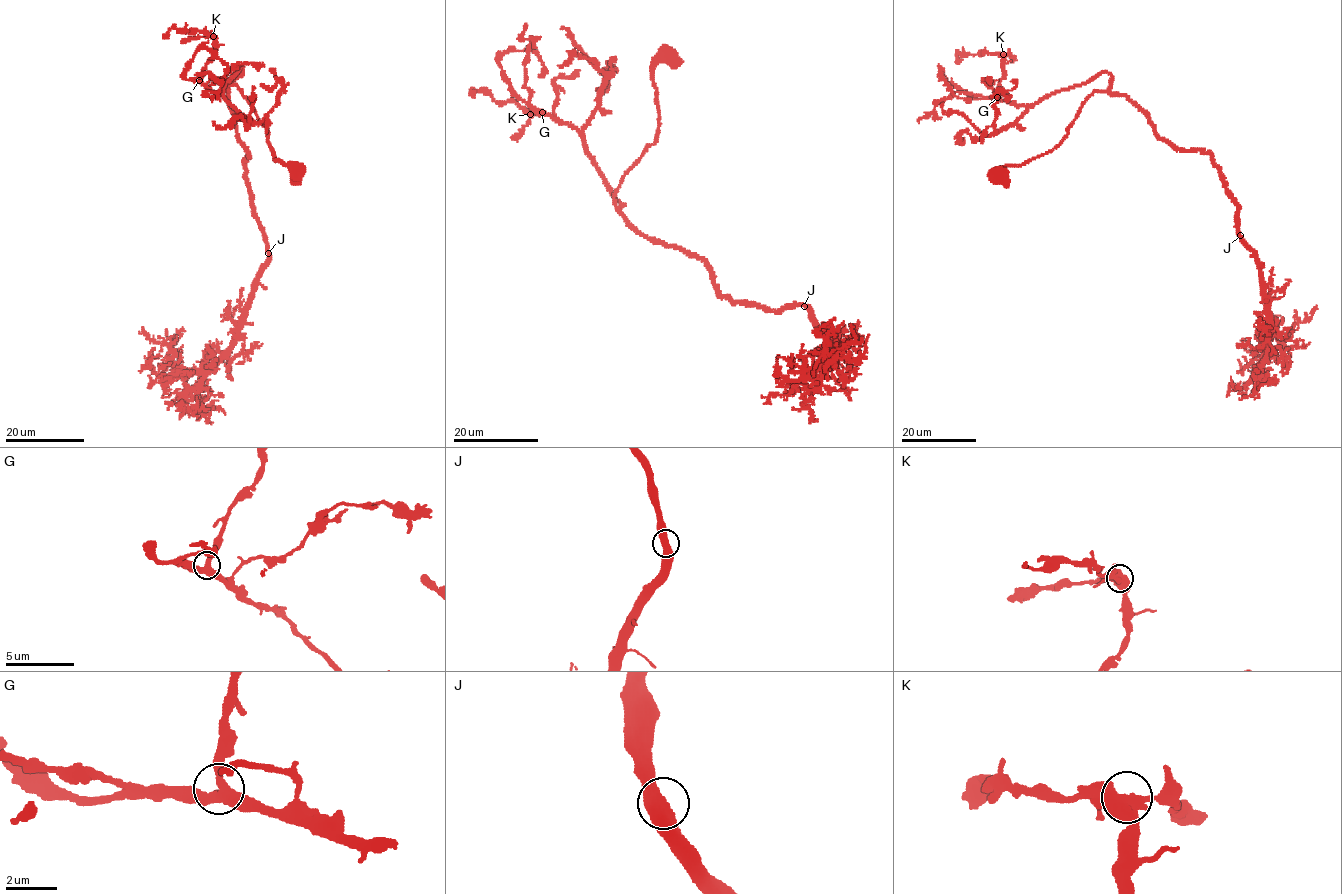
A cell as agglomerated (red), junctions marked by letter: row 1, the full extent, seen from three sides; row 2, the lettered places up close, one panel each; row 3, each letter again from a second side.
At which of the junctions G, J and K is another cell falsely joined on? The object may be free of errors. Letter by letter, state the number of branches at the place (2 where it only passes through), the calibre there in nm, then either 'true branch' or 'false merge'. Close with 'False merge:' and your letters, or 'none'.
G: 3 | 400 nm | true branch
J: 2 | 550 nm | true branch
K: 3 | 460 nm | true branch
False merge: none

